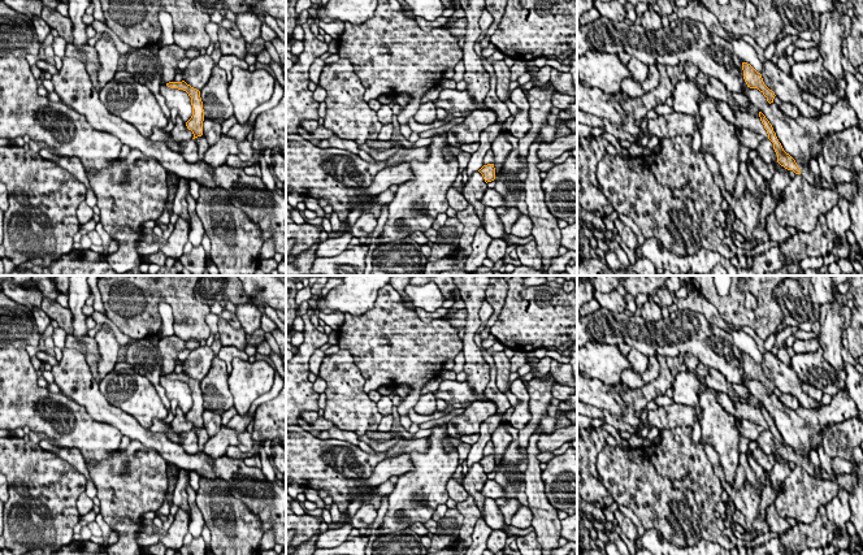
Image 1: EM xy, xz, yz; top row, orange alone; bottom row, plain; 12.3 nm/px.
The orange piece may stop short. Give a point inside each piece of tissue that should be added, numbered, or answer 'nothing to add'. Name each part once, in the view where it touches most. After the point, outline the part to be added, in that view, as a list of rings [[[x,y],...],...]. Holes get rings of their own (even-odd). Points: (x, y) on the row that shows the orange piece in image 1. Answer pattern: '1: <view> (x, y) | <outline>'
1: yz (806, 172) | [[[797,164],[798,168],[801,169],[801,174],[802,177],[810,183],[810,185],[816,185],[819,183],[820,187],[823,188],[831,188],[831,185],[823,178],[820,177],[819,179],[815,177],[814,172],[810,169],[810,166],[805,166],[802,164]]]

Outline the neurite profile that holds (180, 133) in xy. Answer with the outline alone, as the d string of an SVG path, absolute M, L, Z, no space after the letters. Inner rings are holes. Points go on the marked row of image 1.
M177 116L175 125L170 134L175 142L185 142L194 138L192 131L187 129L186 122L179 116Z

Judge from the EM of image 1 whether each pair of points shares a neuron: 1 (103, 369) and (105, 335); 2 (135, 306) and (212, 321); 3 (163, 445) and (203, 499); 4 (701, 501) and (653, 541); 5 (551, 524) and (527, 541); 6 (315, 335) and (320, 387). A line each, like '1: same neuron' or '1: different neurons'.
1: same neuron
2: different neurons
3: different neurons
4: different neurons
5: different neurons
6: different neurons

